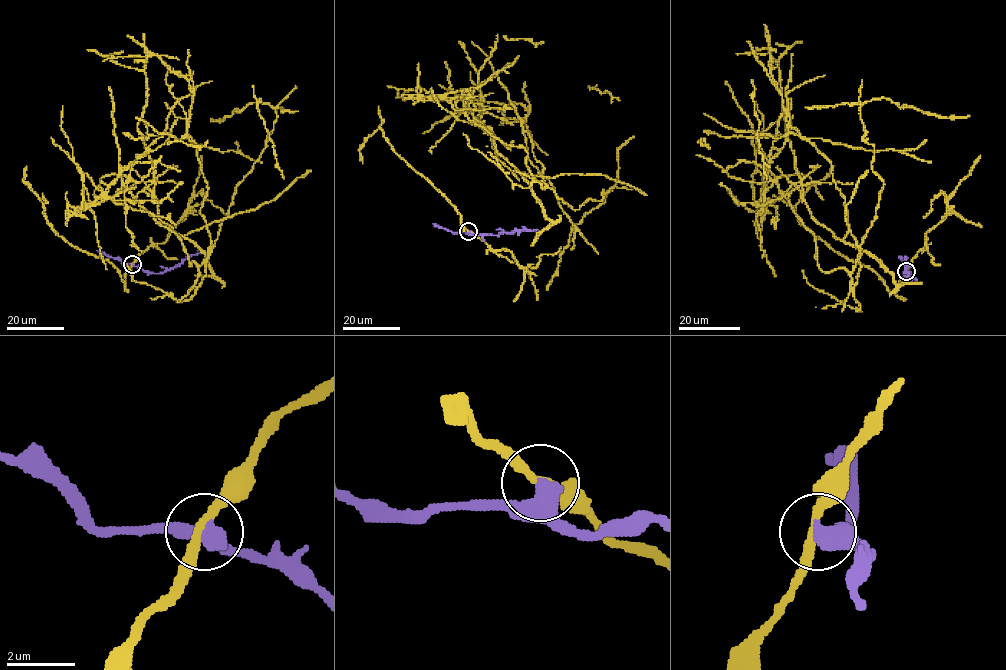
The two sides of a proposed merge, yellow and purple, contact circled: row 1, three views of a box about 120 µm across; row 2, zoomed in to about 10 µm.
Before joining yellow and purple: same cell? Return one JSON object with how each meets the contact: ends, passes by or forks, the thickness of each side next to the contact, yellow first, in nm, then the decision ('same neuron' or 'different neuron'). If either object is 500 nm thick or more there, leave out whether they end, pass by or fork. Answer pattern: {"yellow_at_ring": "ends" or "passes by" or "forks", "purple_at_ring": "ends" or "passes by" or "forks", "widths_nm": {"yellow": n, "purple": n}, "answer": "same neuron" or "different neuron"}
{"yellow_at_ring": "passes by", "purple_at_ring": "passes by", "widths_nm": {"yellow": 240, "purple": 440}, "answer": "different neuron"}

